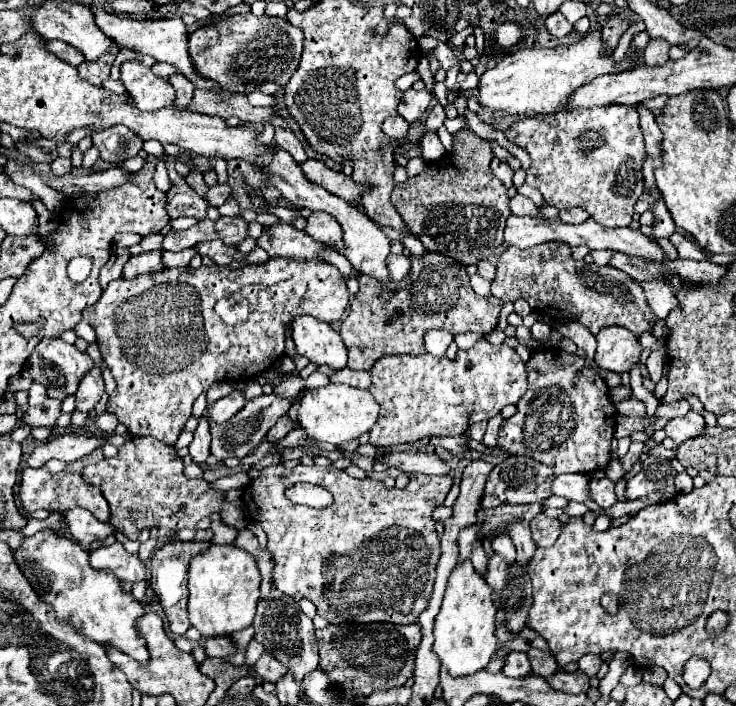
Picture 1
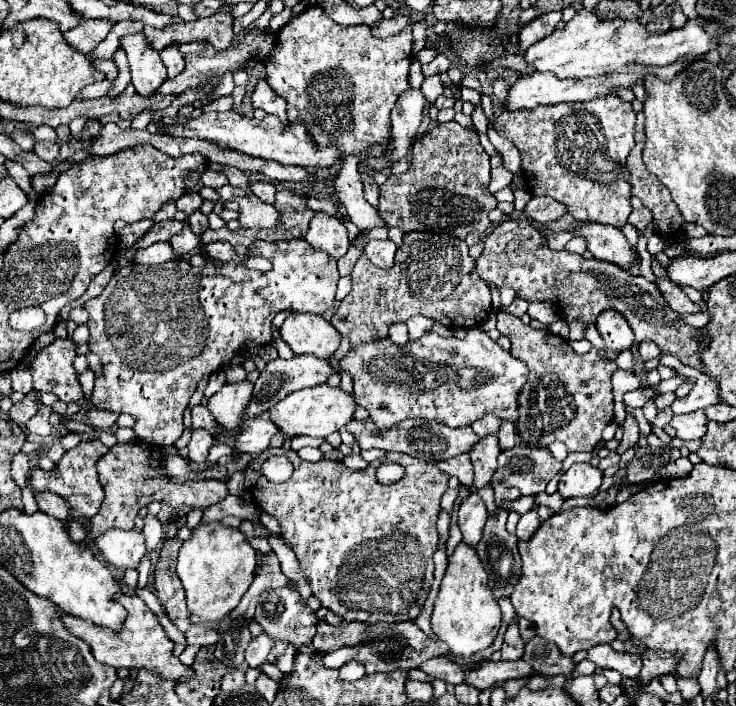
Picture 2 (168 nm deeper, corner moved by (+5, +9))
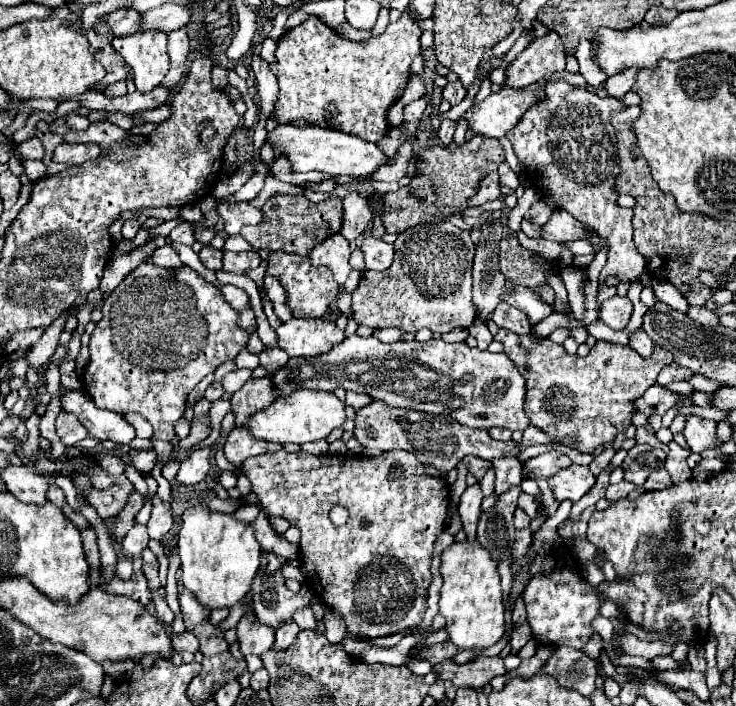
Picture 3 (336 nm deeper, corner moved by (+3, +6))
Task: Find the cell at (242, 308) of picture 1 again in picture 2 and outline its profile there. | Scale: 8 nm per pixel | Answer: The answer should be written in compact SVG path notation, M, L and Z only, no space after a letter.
M303 238L299 240L289 240L289 242L253 242L251 244L251 250L255 256L263 256L267 260L271 260L273 264L273 270L271 272L257 272L257 270L249 270L245 268L243 264L213 264L213 262L207 262L203 268L195 268L191 266L187 260L171 260L171 262L163 262L163 264L157 264L157 266L145 266L145 264L131 264L131 266L125 266L125 268L119 268L111 282L107 284L107 288L103 290L101 296L89 300L85 304L87 312L89 312L89 350L95 352L99 358L101 358L101 374L95 376L95 388L93 388L93 394L91 394L91 402L95 408L99 410L113 410L117 414L121 412L129 412L131 416L135 416L137 424L135 424L135 432L137 432L137 438L141 442L151 442L155 446L171 446L175 444L181 434L183 434L183 412L189 404L189 398L191 394L195 392L197 388L197 382L201 378L207 378L211 376L213 372L217 372L225 362L229 362L237 350L241 350L241 346L249 340L257 342L257 344L269 344L271 342L271 320L277 312L284 310L295 311L300 313L310 312L311 314L325 314L333 302L335 302L335 290L337 290L337 280L339 280L339 272L337 272L337 260L331 258L329 254L323 254L319 250L313 250Z

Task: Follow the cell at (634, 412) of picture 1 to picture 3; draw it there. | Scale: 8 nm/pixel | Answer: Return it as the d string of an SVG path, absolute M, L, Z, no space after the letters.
M655 383L639 399L635 399L633 405L635 405L637 411L641 411L647 417L651 417L655 413L663 415L667 409L675 407L677 401L679 401L677 393L673 393L673 391L669 391L669 389L665 389L665 387L661 387L661 385Z

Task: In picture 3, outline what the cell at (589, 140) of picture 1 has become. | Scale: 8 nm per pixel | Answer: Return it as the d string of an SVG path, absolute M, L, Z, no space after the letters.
M563 81L547 83L547 89L547 99L541 101L537 109L529 109L505 137L513 143L531 187L535 187L543 199L573 213L579 221L609 239L607 265L601 277L611 275L621 283L629 283L647 271L647 261L633 243L633 209L619 207L613 189L619 177L619 155L611 115L625 111L625 103L611 95L599 97L597 93L577 89Z

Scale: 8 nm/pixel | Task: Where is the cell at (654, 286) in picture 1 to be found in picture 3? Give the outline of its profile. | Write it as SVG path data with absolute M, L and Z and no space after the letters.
M689 305L689 311L687 311L687 315L689 315L693 321L701 323L703 327L713 327L713 325L717 325L717 323L719 323L719 317L717 317L713 311L705 309L705 307Z

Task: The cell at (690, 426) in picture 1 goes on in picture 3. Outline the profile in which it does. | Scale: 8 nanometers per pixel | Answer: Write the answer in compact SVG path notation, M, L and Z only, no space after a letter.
M689 415L687 417L687 425L683 429L683 437L685 437L689 449L693 453L701 453L705 449L719 447L719 441L717 441L717 435L715 435L715 427L717 427L717 423L709 421L709 419L701 419L697 415Z

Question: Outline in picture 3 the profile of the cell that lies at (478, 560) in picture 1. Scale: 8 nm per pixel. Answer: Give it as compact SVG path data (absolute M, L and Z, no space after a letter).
M479 485L467 487L465 493L461 495L461 501L459 501L459 515L463 521L463 531L467 533L469 541L475 539L477 523L481 517L481 501L483 501L483 495L481 495Z

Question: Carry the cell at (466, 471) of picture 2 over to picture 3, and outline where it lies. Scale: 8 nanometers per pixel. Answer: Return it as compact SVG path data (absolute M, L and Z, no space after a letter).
M465 457L465 459L463 459L463 463L467 465L469 473L473 473L477 479L481 479L481 477L485 475L485 469L487 469L487 467L491 467L491 463L489 463L489 461L481 461L481 459L477 459L477 457Z

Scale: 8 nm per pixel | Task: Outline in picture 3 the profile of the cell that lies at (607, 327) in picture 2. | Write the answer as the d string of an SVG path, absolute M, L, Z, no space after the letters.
M615 295L607 301L603 301L601 305L601 311L599 311L599 319L611 327L611 329L623 329L627 323L629 323L629 317L633 313L633 305L627 297L621 297L621 295Z

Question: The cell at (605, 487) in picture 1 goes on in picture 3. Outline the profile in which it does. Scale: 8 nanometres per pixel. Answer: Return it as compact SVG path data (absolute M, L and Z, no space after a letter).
M571 465L565 471L559 471L553 479L549 479L549 485L557 501L563 501L563 499L579 501L595 485L595 481L597 479L589 471L589 467Z

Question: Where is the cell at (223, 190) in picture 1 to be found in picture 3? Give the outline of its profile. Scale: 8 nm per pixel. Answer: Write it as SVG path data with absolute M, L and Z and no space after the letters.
M225 201L217 205L217 211L225 221L227 235L237 235L243 225L259 225L263 221L263 211L249 201Z

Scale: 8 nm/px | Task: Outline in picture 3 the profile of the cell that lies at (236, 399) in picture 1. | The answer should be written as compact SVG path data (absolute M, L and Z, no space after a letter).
M269 375L263 379L249 379L237 393L231 395L231 411L235 415L235 425L245 425L249 417L271 405L275 397L277 395L271 387Z

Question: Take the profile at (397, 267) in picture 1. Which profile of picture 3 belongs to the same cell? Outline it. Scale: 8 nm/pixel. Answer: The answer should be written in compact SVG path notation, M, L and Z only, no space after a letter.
M367 237L361 245L361 251L365 255L365 269L385 271L393 263L393 245L385 243L383 239Z

